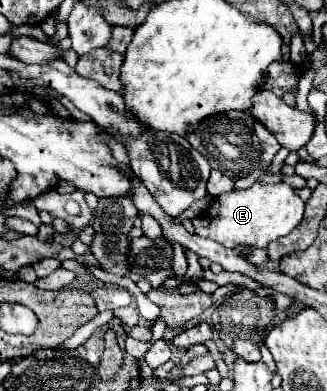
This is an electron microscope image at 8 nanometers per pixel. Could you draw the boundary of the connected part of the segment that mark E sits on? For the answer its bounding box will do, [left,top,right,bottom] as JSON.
[192,183,304,249]

